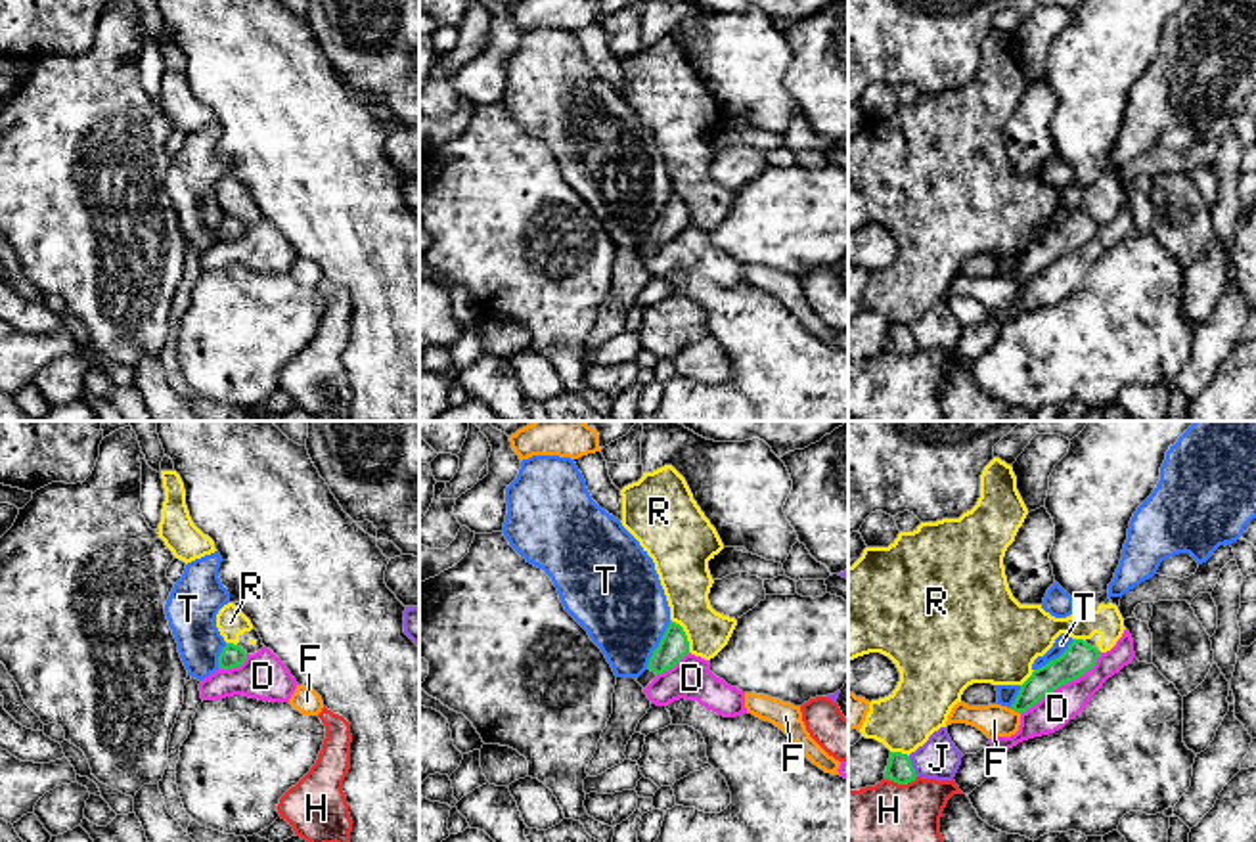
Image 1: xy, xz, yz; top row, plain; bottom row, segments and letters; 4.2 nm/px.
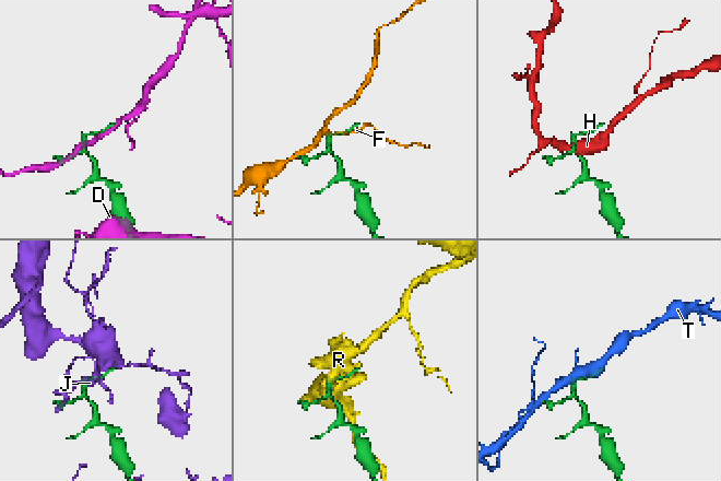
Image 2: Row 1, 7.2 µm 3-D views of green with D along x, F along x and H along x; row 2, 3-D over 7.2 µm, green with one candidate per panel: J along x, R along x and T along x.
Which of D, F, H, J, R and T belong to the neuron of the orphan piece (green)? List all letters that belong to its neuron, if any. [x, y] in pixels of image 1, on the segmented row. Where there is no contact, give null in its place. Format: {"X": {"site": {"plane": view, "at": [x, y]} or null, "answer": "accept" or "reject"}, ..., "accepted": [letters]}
{"D": {"site": {"plane": "yz", "at": [1063, 684]}, "answer": "reject"}, "F": {"site": {"plane": "yz", "at": [1015, 710]}, "answer": "reject"}, "H": {"site": {"plane": "yz", "at": [900, 783]}, "answer": "reject"}, "J": {"site": {"plane": "yz", "at": [912, 766]}, "answer": "reject"}, "R": {"site": {"plane": "xz", "at": [684, 634]}, "answer": "reject"}, "T": {"site": {"plane": "xz", "at": [659, 645]}, "answer": "reject"}, "accepted": []}

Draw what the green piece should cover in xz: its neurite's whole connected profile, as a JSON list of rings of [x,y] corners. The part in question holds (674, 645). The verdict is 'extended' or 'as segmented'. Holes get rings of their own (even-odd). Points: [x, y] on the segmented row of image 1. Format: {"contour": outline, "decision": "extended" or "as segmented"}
{"contour": [[[670,620],[659,647],[653,651],[647,670],[636,677],[645,689],[659,674],[674,668],[689,653],[689,641],[684,628]]], "decision": "extended"}

